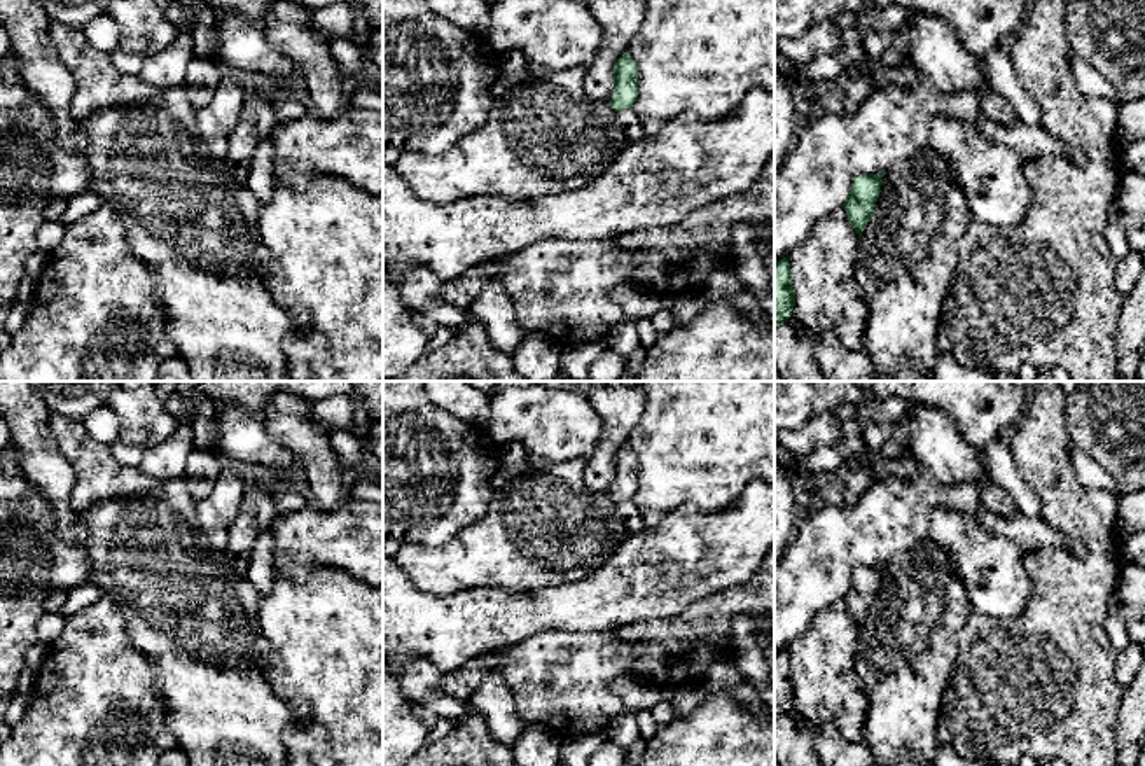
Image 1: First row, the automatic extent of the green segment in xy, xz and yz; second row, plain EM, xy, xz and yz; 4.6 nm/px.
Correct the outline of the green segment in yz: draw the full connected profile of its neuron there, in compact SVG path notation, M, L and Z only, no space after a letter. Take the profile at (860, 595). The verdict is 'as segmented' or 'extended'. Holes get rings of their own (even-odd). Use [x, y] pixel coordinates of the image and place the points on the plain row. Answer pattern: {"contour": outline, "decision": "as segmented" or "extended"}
{"contour": "M885 563L879 567L857 567L851 575L851 584L843 595L848 610L858 628L862 628L876 600L876 593L883 577L883 567Z", "decision": "as segmented"}

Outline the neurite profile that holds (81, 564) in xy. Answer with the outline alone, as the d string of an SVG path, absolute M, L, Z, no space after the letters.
M7 444L0 451L0 698L16 694L45 596L87 582L89 574L91 558L56 537L47 500L23 477Z

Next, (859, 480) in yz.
M865 467L853 469L846 474L837 490L837 500L851 507L858 502L860 495L874 483Z

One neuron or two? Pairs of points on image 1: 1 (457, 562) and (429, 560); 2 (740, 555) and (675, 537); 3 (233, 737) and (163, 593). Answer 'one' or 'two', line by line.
1: one
2: one
3: one

